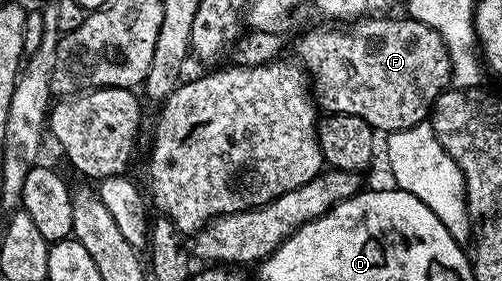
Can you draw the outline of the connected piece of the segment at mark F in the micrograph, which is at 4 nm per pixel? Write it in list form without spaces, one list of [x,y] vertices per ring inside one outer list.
[[[408,16],[386,21],[384,33],[377,37],[309,30],[296,40],[295,54],[310,76],[314,103],[324,113],[354,114],[377,132],[411,128],[426,121],[433,101],[451,82],[451,64],[439,32]]]

